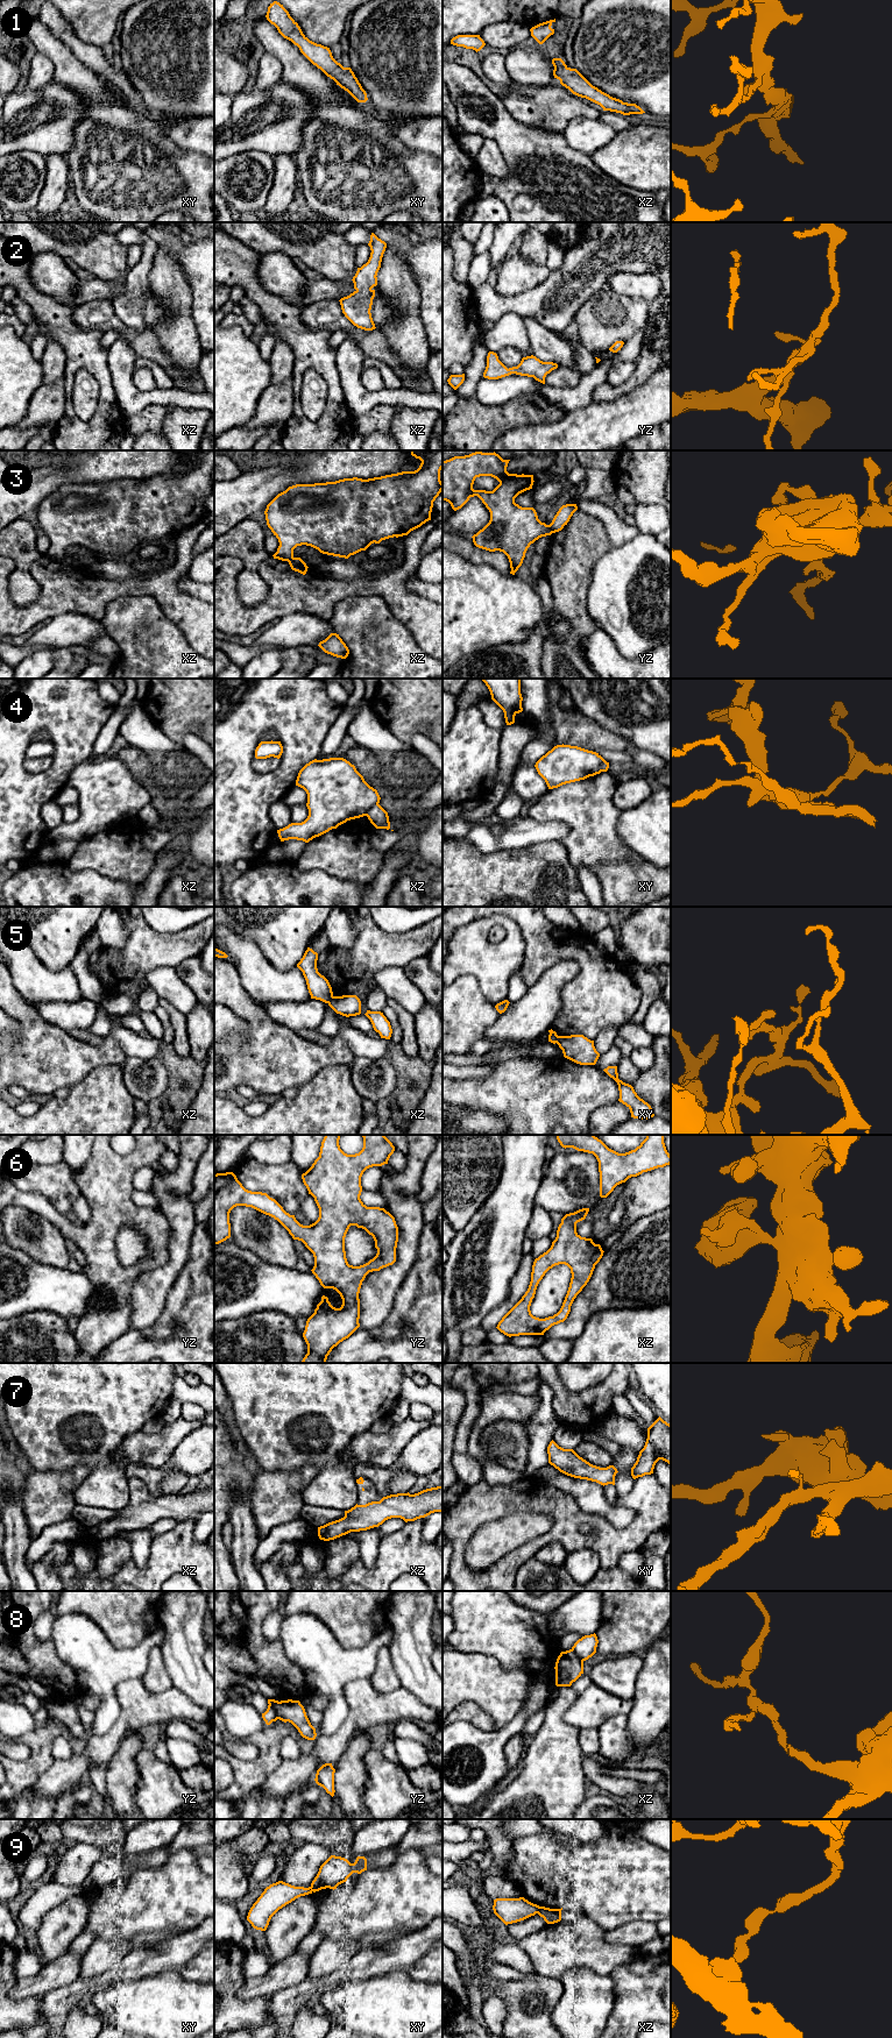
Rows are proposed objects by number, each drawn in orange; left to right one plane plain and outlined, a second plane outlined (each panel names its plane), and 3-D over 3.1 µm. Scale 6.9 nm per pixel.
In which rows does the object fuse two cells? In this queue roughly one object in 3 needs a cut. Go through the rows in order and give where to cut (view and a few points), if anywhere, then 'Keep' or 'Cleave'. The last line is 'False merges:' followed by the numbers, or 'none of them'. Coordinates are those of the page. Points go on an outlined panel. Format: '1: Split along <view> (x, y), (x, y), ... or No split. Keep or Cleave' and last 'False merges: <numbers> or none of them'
1: No split. Keep
2: No split. Keep
3: Split along yz (549, 525), (552, 532). Cleave
4: Split along xz (377, 803), (365, 815). Cleave
5: Split along xz (333, 996), (327, 1002). Cleave
6: No split. Keep
7: No split. Keep
8: Split along yz (278, 1702), (275, 1706), (276, 1718). Cleave
9: Split along xz (540, 1907), (537, 1912). Cleave
False merges: 3, 4, 5, 8, 9

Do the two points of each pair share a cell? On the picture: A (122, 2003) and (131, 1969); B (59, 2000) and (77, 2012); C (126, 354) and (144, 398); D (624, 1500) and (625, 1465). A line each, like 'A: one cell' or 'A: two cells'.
A: two cells
B: two cells
C: one cell
D: two cells

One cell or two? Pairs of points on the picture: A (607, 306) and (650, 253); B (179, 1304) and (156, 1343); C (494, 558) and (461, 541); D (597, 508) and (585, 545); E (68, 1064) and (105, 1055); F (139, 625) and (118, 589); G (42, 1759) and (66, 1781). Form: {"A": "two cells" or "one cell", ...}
{"A": "two cells", "B": "one cell", "C": "one cell", "D": "two cells", "E": "one cell", "F": "two cells", "G": "two cells"}

